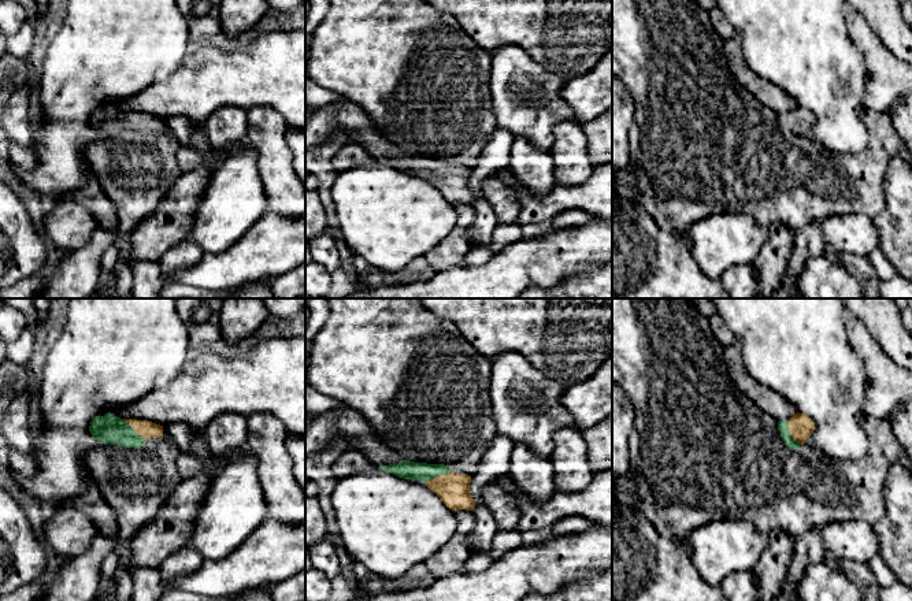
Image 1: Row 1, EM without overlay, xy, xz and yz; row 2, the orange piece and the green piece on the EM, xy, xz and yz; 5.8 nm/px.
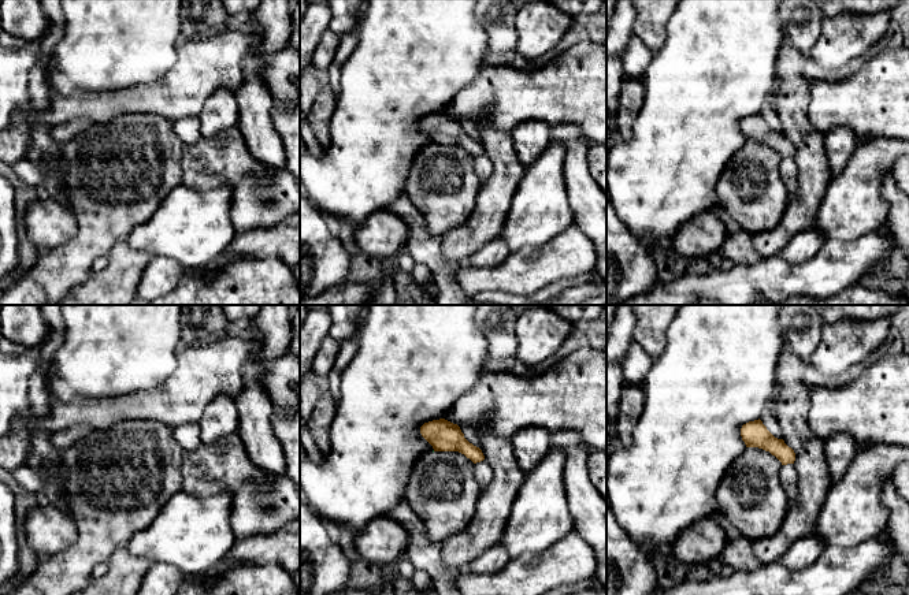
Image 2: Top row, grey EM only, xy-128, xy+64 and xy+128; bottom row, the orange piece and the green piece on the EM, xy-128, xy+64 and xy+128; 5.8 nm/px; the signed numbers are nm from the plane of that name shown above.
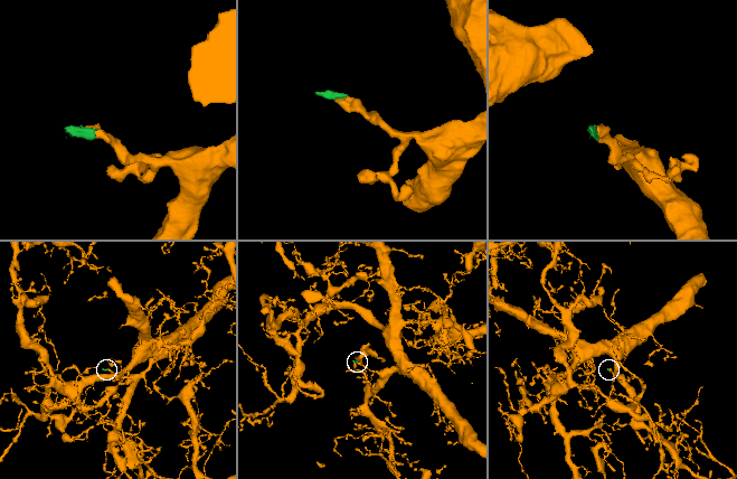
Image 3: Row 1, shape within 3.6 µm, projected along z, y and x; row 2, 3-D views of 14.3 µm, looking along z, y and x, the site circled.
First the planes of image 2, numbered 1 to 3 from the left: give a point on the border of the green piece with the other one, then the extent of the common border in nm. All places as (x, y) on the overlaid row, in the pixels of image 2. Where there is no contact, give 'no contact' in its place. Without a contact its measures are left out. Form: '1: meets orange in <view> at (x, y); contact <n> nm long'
1: no contact
2: no contact
3: no contact

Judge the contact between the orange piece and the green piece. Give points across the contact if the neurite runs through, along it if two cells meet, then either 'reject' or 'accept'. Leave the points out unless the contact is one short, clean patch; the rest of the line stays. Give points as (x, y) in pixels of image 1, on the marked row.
runs through yz (800, 426), (790, 433), (782, 426); accept

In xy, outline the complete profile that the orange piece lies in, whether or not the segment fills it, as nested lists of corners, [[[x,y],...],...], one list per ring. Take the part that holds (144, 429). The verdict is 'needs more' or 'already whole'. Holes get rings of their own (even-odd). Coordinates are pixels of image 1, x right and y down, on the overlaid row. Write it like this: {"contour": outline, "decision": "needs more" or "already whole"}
{"contour": [[[101,413],[90,422],[89,431],[104,445],[141,448],[148,438],[163,435],[163,426],[137,419],[121,419],[114,413]]], "decision": "needs more"}

